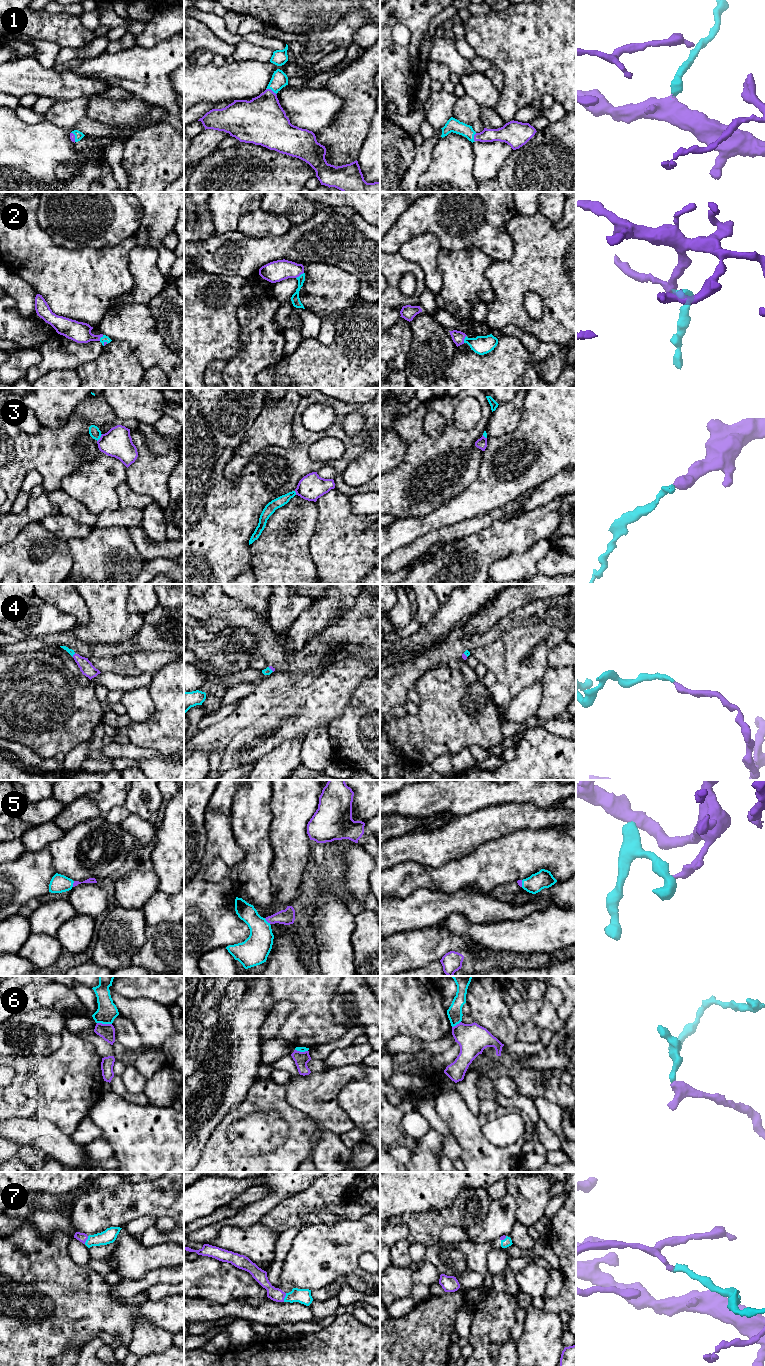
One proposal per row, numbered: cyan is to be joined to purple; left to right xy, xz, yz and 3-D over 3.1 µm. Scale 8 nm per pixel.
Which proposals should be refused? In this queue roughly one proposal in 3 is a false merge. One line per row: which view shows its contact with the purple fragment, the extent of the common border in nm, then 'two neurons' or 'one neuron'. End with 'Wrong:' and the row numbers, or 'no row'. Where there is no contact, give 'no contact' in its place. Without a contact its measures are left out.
1: contact in xz; length 100 nm; one neuron
2: contact in xz; length 80 nm; one neuron
3: contact in xy; length 80 nm; two neurons
4: contact in xy; length 40 nm; one neuron
5: contact in xz; length 70 nm; one neuron
6: contact in xy; length 120 nm; two neurons
7: contact in xz; length 80 nm; one neuron
Wrong: 3, 6

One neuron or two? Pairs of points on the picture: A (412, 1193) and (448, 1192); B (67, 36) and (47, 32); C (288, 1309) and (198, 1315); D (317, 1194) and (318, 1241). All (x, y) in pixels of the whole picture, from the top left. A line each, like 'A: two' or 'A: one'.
A: one
B: one
C: one
D: two

